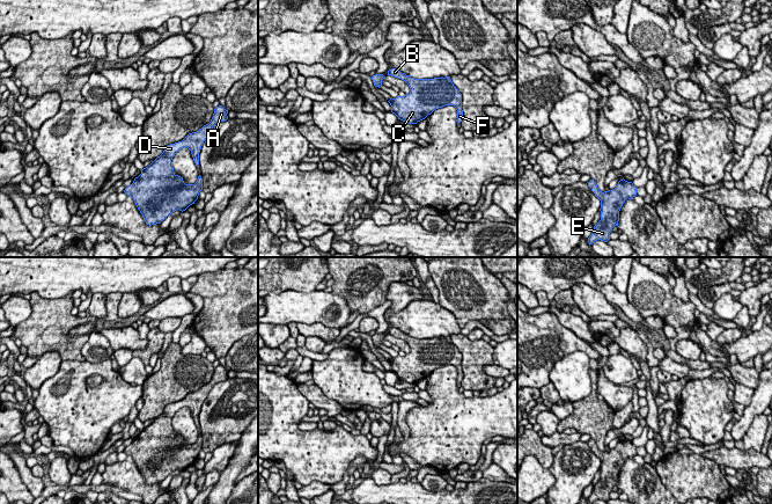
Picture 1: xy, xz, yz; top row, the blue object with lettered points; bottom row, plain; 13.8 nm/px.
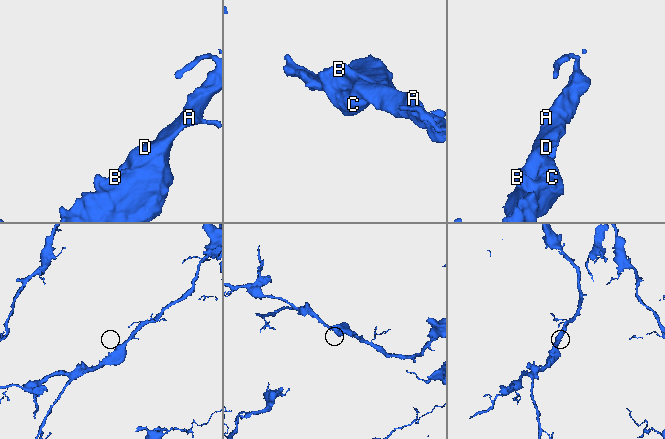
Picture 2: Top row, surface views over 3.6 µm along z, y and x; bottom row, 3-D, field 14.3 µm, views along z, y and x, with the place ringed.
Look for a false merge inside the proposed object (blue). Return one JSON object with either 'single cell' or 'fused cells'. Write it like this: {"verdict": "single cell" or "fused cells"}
{"verdict": "single cell"}

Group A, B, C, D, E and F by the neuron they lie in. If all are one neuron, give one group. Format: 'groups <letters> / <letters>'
groups A B C D E F

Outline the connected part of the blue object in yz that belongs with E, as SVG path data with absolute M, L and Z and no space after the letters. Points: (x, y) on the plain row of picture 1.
M624 438L618 441L615 448L602 452L594 439L588 441L588 446L601 460L601 480L595 483L591 495L588 497L589 504L601 499L608 502L610 492L615 485L618 485L619 470L625 460L633 459L637 455L637 447L632 441Z

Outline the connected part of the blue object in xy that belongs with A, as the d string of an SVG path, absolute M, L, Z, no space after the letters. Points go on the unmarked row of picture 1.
M222 365L214 368L211 381L197 392L189 393L182 401L168 404L124 452L132 456L147 484L163 481L172 472L185 470L198 459L203 450L203 438L199 434L194 444L185 444L183 438L175 433L172 417L188 407L191 410L196 425L199 424L199 412L209 390L218 382L228 379L228 370Z

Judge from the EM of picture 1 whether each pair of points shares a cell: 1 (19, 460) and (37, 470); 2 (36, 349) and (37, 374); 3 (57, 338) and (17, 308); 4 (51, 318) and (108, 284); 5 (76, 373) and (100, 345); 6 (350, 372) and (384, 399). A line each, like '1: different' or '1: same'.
1: different
2: different
3: different
4: different
5: different
6: same

